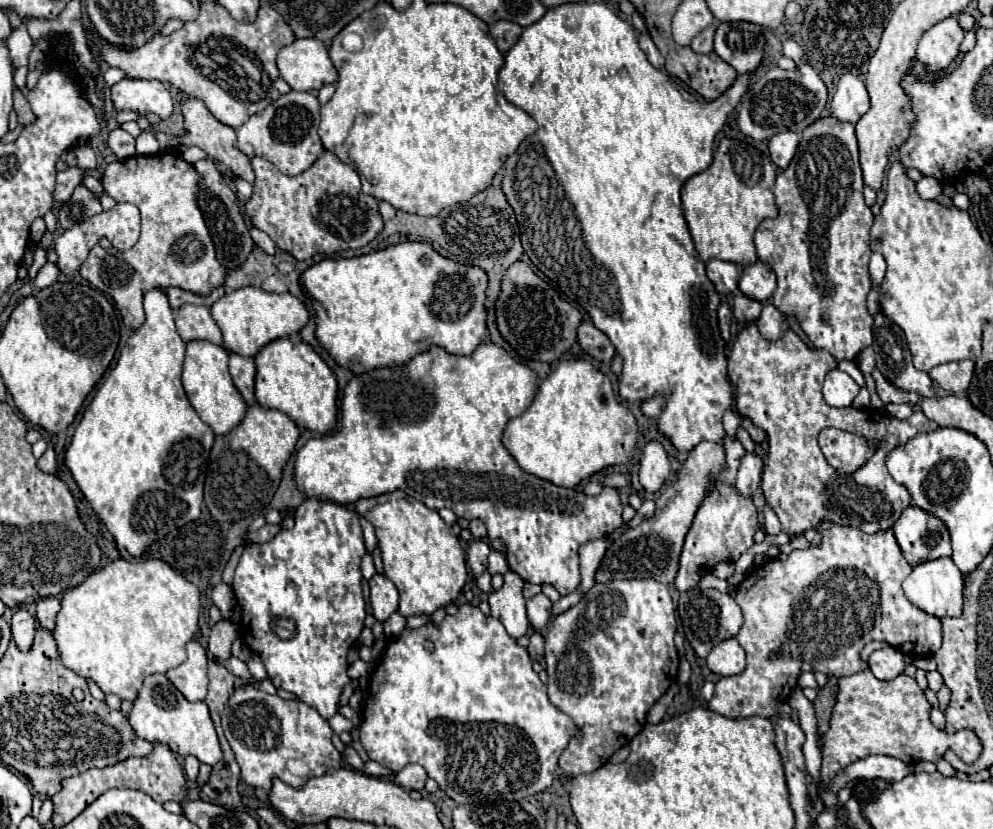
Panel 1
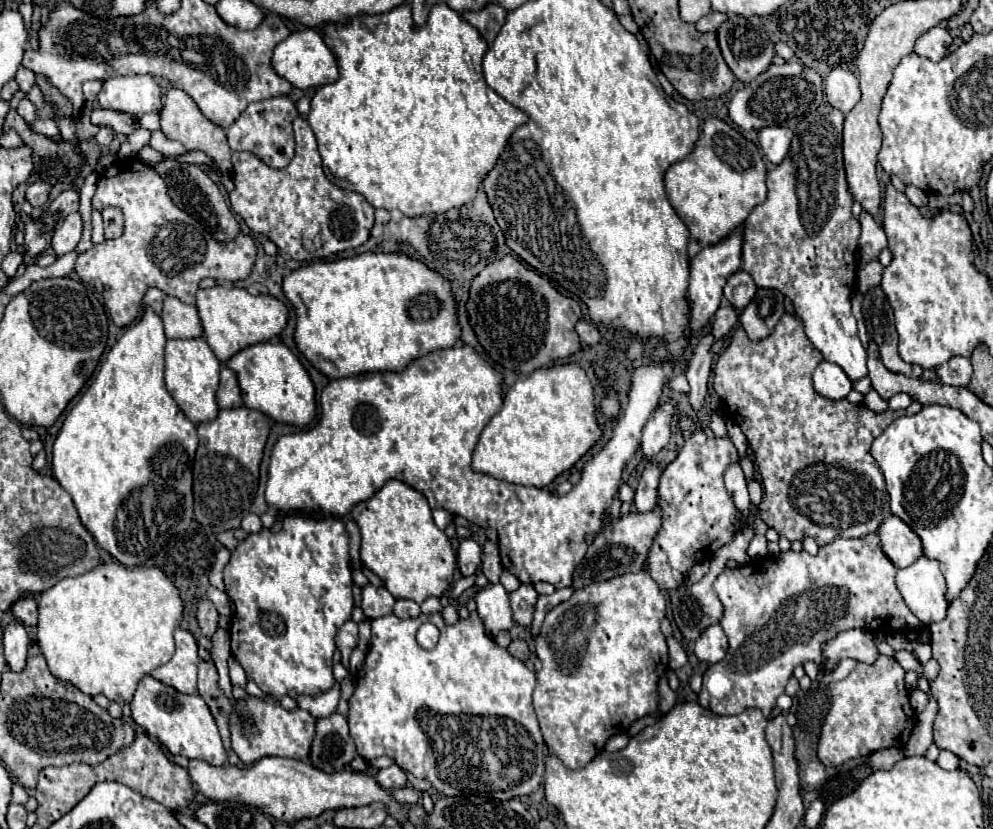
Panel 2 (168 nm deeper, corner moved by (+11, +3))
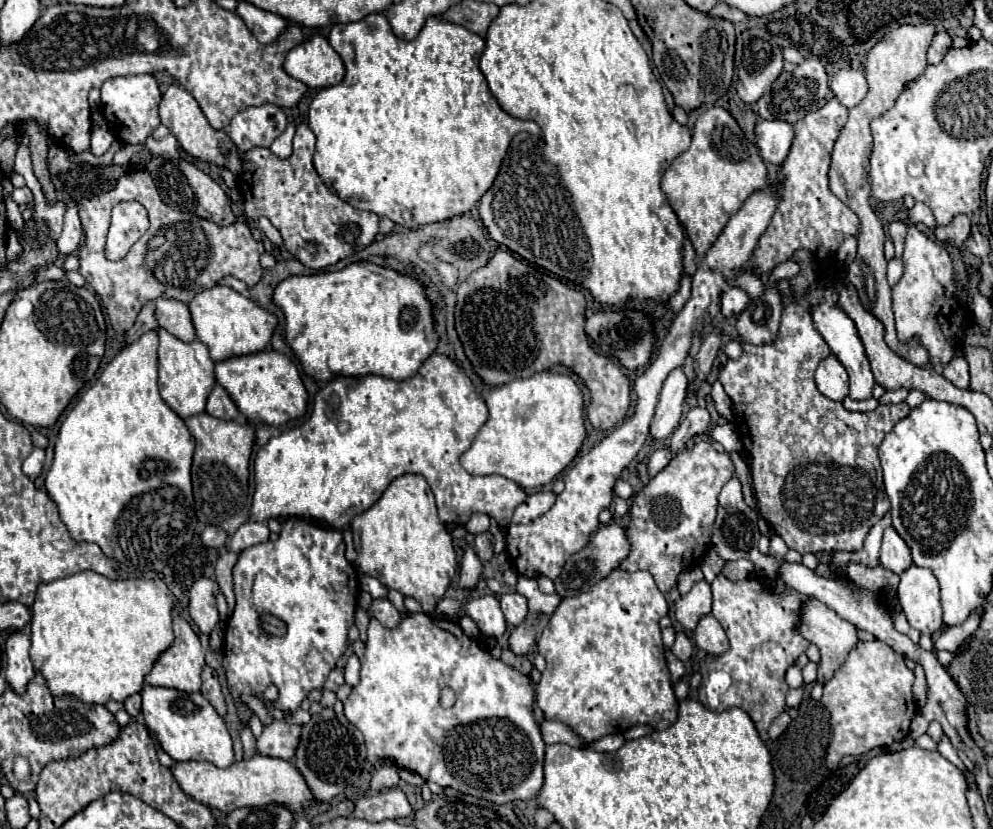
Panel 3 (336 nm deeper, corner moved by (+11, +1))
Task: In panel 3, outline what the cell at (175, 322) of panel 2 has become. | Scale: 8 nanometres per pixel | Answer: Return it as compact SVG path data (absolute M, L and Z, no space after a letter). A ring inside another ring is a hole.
M155 299L155 317L159 327L167 329L171 335L175 335L181 341L193 341L195 339L195 327L191 321L189 307L175 299Z

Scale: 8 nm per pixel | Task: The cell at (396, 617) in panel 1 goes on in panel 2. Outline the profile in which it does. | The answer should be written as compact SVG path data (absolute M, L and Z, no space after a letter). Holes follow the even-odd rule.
M399 599L393 607L393 615L397 615L399 619L409 619L409 617L417 617L421 611L419 611L419 605L415 601L409 601L409 599Z

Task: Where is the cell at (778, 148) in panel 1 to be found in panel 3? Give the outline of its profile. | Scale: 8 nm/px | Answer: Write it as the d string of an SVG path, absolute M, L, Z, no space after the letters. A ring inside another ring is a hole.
M759 119L755 125L755 141L765 161L781 165L791 149L793 125L789 125L787 121Z

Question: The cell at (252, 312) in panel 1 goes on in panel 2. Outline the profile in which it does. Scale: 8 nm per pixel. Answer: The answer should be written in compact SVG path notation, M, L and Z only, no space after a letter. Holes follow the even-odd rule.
M211 287L197 293L199 319L203 323L203 337L219 361L229 361L237 351L275 339L287 325L289 309L273 295L251 295L241 287Z

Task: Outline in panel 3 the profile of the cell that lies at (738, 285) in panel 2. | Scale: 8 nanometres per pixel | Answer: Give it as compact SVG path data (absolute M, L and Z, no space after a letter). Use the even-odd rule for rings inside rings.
M735 285L727 287L721 293L721 313L723 313L723 317L737 317L745 309L747 301L749 301L749 297L741 287L735 287Z

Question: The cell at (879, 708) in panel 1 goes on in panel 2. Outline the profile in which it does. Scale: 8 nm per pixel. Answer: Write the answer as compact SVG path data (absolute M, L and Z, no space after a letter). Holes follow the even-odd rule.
M885 655L877 663L857 663L855 671L841 681L829 683L831 709L821 727L817 757L823 765L843 765L855 757L867 757L873 751L889 747L905 747L913 729L915 713L909 705L909 691L905 689L903 667ZM907 723L907 739L905 739Z

